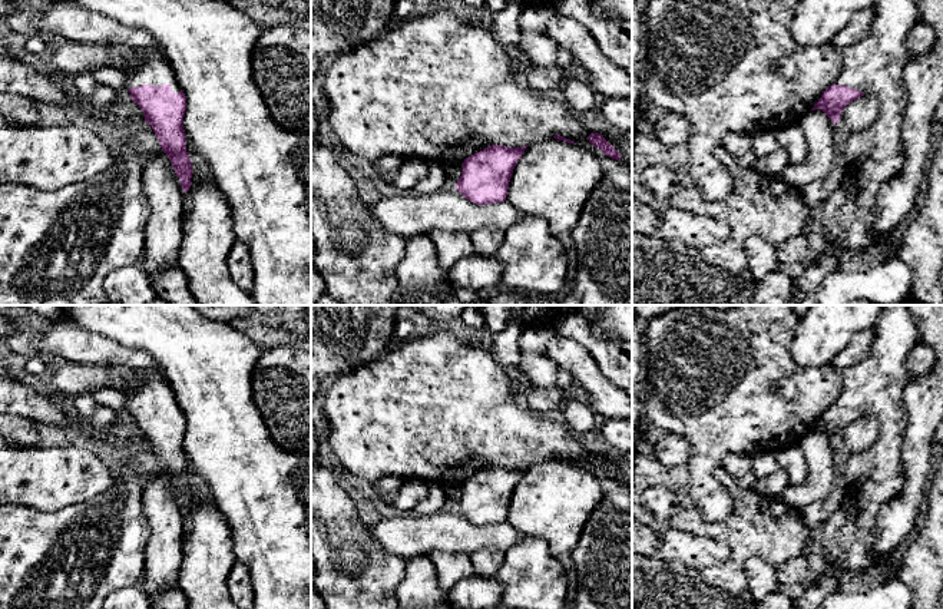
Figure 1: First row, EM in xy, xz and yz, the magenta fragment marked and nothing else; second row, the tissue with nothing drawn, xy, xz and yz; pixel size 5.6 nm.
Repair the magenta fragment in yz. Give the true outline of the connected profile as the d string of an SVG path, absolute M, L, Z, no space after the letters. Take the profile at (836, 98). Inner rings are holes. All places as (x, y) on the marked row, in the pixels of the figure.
M876 0L873 9L877 11L868 36L857 44L843 49L843 66L834 83L827 87L811 110L823 110L836 125L843 109L853 100L871 95L880 103L879 119L863 132L851 132L846 139L843 178L834 192L824 202L824 235L825 244L844 256L868 258L873 261L887 261L897 256L901 236L910 218L890 235L871 236L870 229L874 224L876 203L884 183L896 178L904 165L904 146L901 138L903 120L909 105L909 95L901 75L909 60L904 40L909 30L917 21L914 0ZM856 179L858 191L847 191L847 182Z

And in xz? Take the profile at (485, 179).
M492 145L476 152L461 163L463 172L454 188L477 205L504 202L513 169L527 146Z

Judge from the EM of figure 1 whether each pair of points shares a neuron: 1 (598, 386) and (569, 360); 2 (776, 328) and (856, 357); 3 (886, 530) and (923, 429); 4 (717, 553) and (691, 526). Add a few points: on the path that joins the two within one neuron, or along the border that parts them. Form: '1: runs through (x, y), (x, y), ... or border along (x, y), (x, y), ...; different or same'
1: runs through (591, 379), (576, 364); same
2: border along (831, 363), (841, 370); different
3: runs through (906, 505), (915, 486), (916, 454); same
4: border along (682, 529), (705, 536); different

